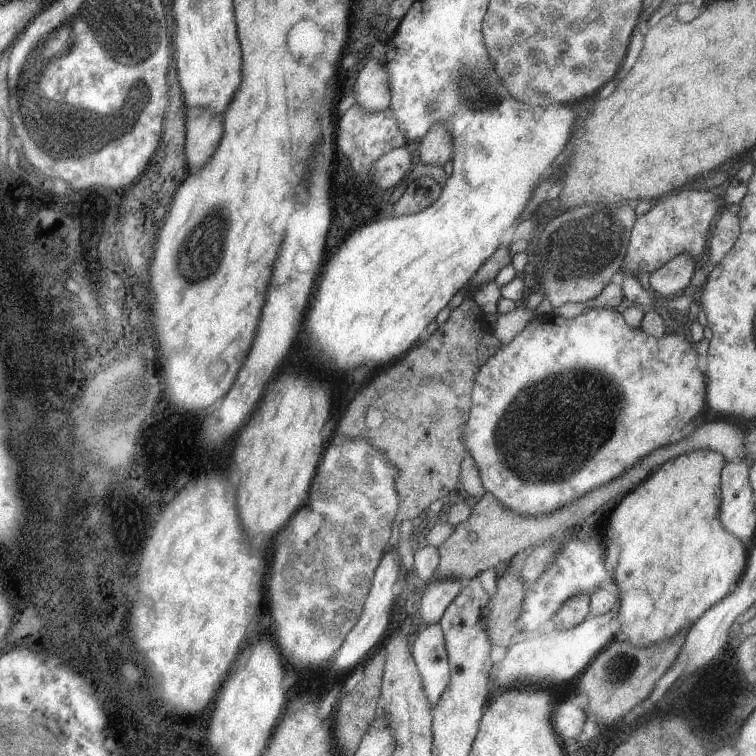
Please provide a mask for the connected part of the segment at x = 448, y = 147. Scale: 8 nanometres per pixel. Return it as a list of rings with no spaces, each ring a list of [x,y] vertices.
[[[444,124],[432,127],[414,147],[419,150],[422,164],[443,167],[453,158],[455,148],[452,136]]]

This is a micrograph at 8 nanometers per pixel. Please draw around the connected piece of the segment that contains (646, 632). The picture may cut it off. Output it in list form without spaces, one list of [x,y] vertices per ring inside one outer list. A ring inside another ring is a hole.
[[[710,449],[686,452],[662,463],[638,488],[611,508],[605,536],[616,538],[620,546],[613,571],[620,590],[621,630],[627,641],[638,648],[660,644],[689,629],[704,612],[728,596],[732,584],[741,580],[748,550],[720,522],[721,472],[727,462],[722,454]]]

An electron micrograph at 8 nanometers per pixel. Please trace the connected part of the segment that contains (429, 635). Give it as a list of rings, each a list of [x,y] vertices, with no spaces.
[[[439,622],[414,628],[412,654],[418,667],[426,698],[436,704],[451,684],[451,664],[446,638]]]

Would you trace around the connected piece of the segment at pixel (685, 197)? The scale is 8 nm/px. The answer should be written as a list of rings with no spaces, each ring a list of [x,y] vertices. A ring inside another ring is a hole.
[[[691,187],[679,189],[652,202],[651,209],[636,220],[624,270],[636,277],[640,272],[650,274],[680,254],[690,254],[698,262],[706,250],[708,232],[712,222],[718,218],[720,208],[720,198],[714,192]]]

